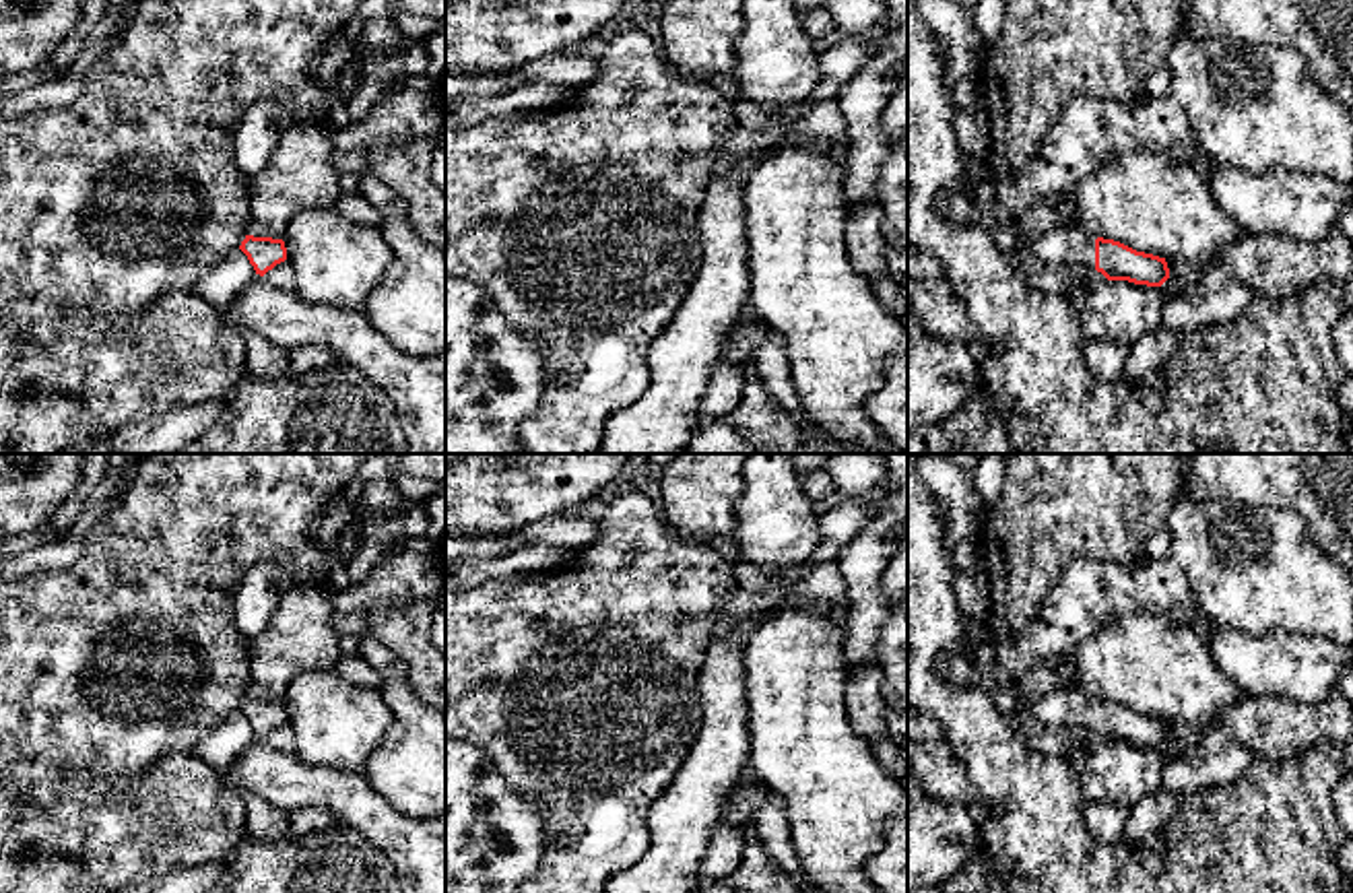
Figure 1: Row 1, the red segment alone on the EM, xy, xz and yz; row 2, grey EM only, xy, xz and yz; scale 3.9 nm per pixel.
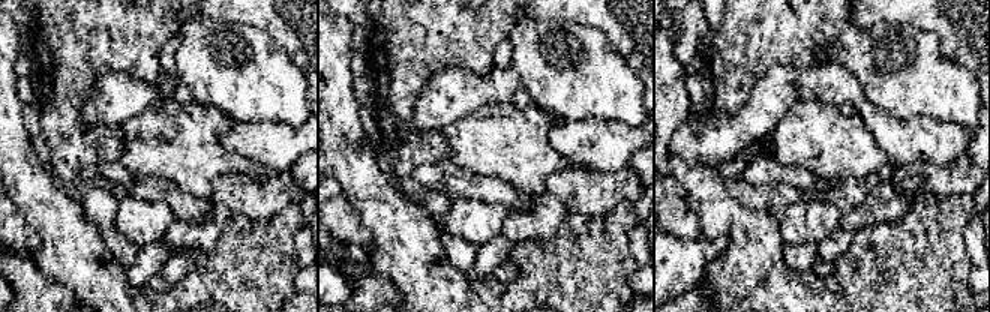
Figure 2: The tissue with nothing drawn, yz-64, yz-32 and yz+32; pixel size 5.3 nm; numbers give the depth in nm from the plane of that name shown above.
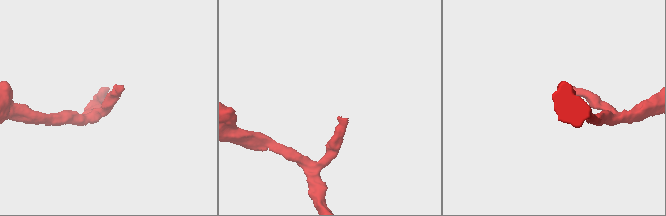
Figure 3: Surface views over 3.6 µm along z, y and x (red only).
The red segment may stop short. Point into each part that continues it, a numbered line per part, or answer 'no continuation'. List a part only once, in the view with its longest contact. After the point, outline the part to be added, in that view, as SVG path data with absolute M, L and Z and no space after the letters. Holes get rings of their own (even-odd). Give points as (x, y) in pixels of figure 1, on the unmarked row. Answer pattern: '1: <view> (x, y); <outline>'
1: yz (1071, 708); M1079 687L1058 689L1040 697L1029 709L1037 724L1095 730L1095 697Z

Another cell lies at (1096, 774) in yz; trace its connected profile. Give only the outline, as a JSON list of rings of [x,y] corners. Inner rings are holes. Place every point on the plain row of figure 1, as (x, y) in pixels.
[[[1106,740],[1087,753],[1079,784],[1087,800],[1130,808],[1163,788],[1165,767],[1159,749]]]

